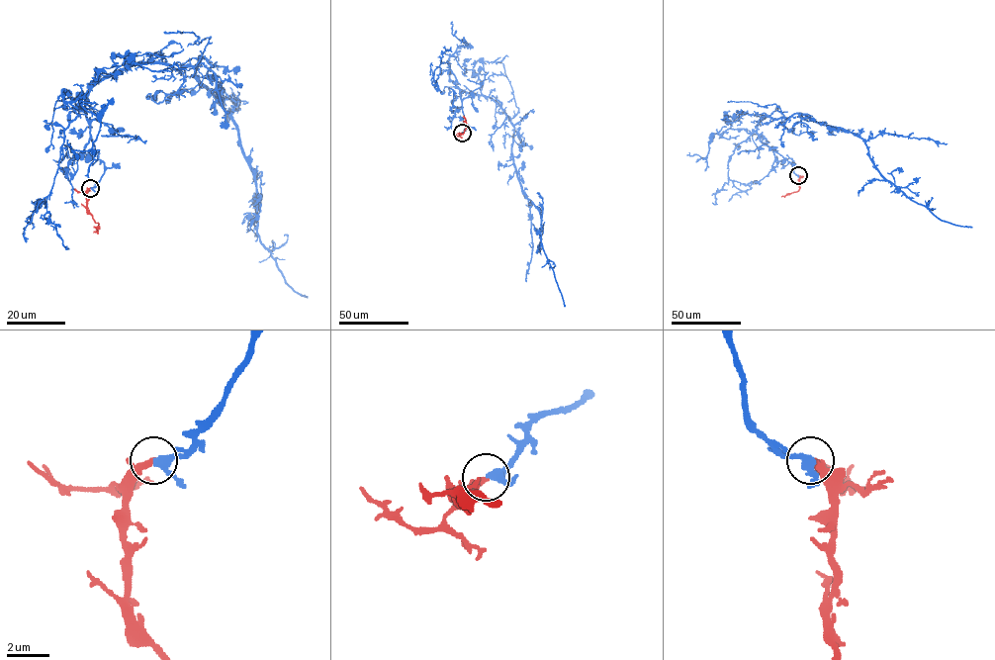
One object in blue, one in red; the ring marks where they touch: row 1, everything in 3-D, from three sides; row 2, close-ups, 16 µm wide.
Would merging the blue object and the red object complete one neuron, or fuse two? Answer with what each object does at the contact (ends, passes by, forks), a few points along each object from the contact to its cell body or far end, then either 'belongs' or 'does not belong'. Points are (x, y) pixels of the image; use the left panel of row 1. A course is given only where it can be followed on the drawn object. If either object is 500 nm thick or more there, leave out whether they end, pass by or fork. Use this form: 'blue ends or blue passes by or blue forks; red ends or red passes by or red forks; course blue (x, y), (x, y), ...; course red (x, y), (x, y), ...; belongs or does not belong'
blue passes by; red ends; course blue (90, 188), (104, 163), (87, 92), (139, 62), (201, 56), (253, 177), (259, 241), (307, 298); course red (90, 188), (86, 194), (87, 212), (98, 224), (97, 232), (93, 233); belongs

